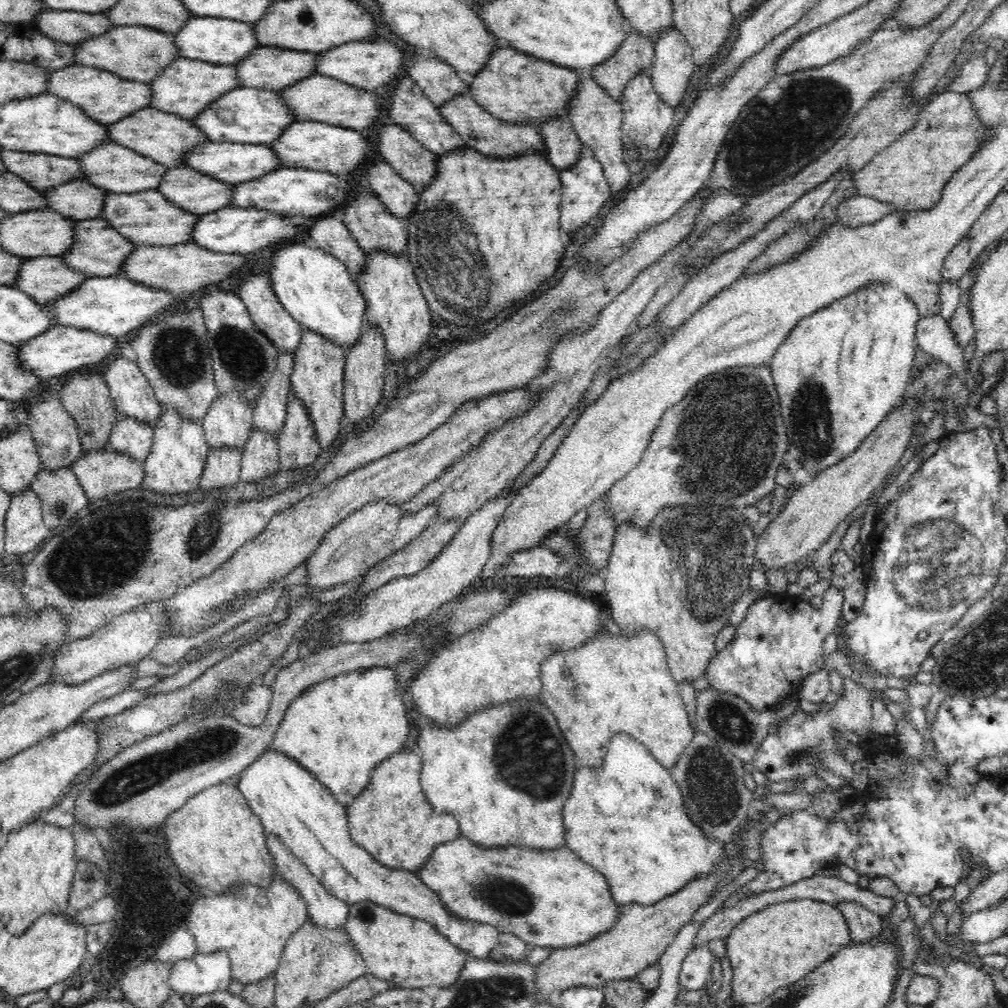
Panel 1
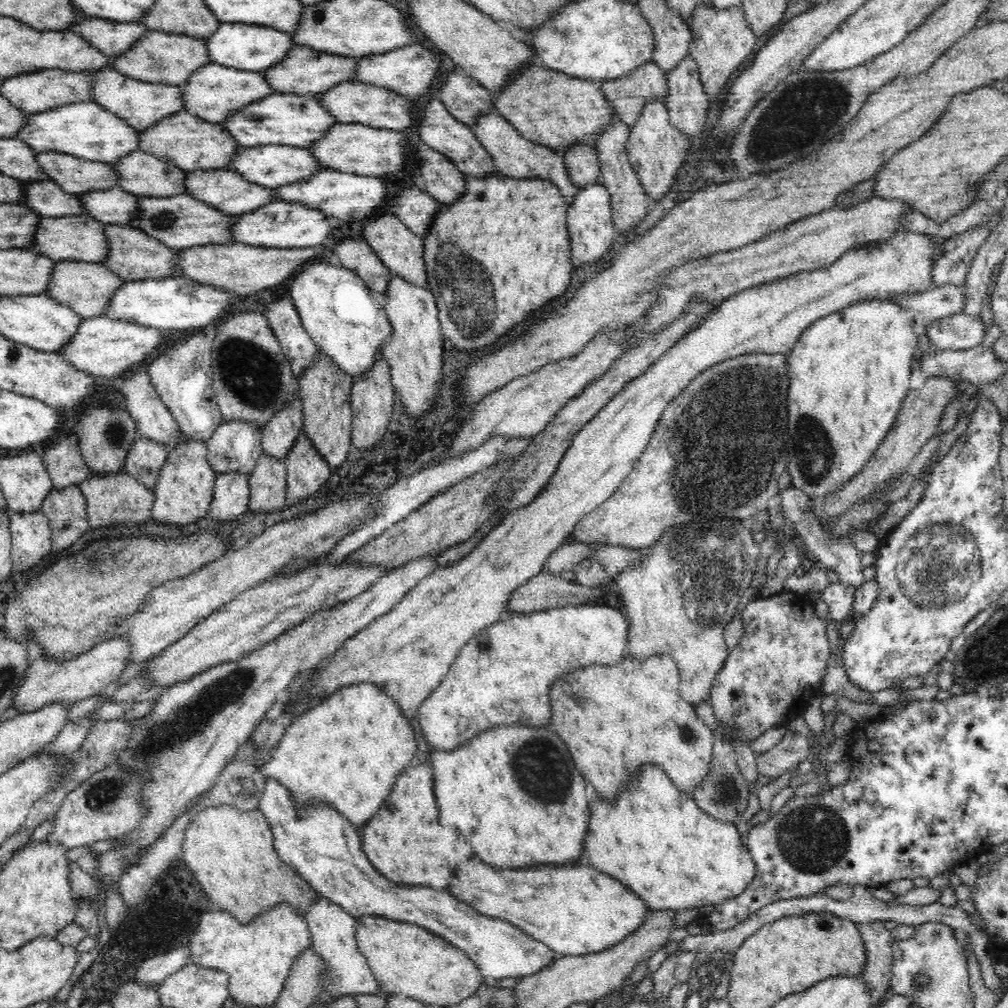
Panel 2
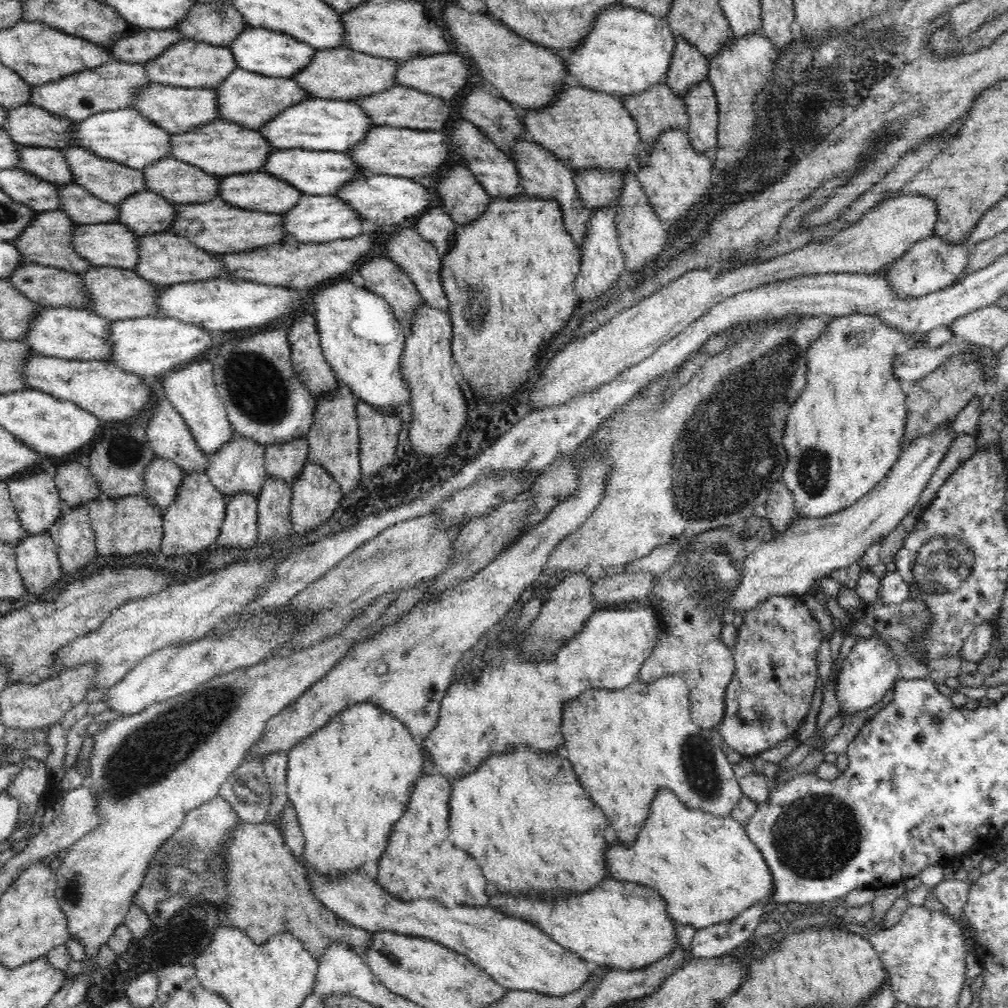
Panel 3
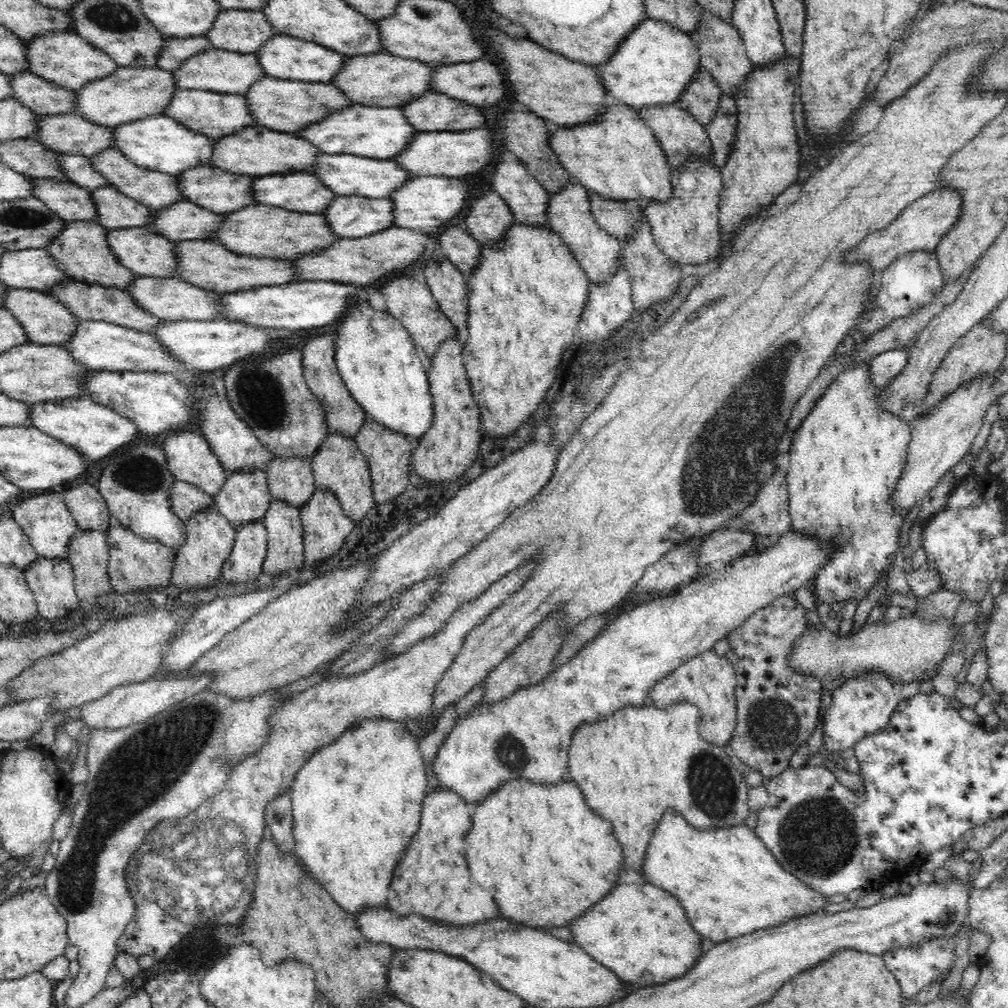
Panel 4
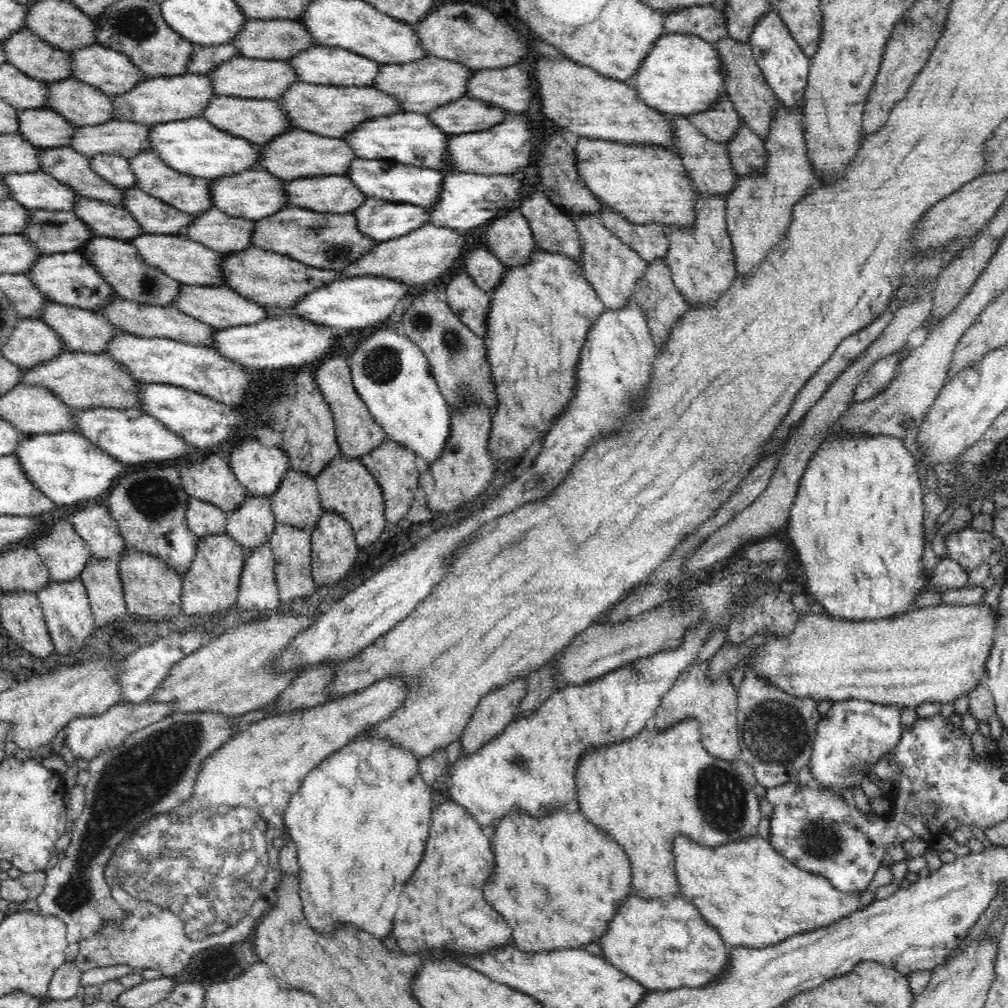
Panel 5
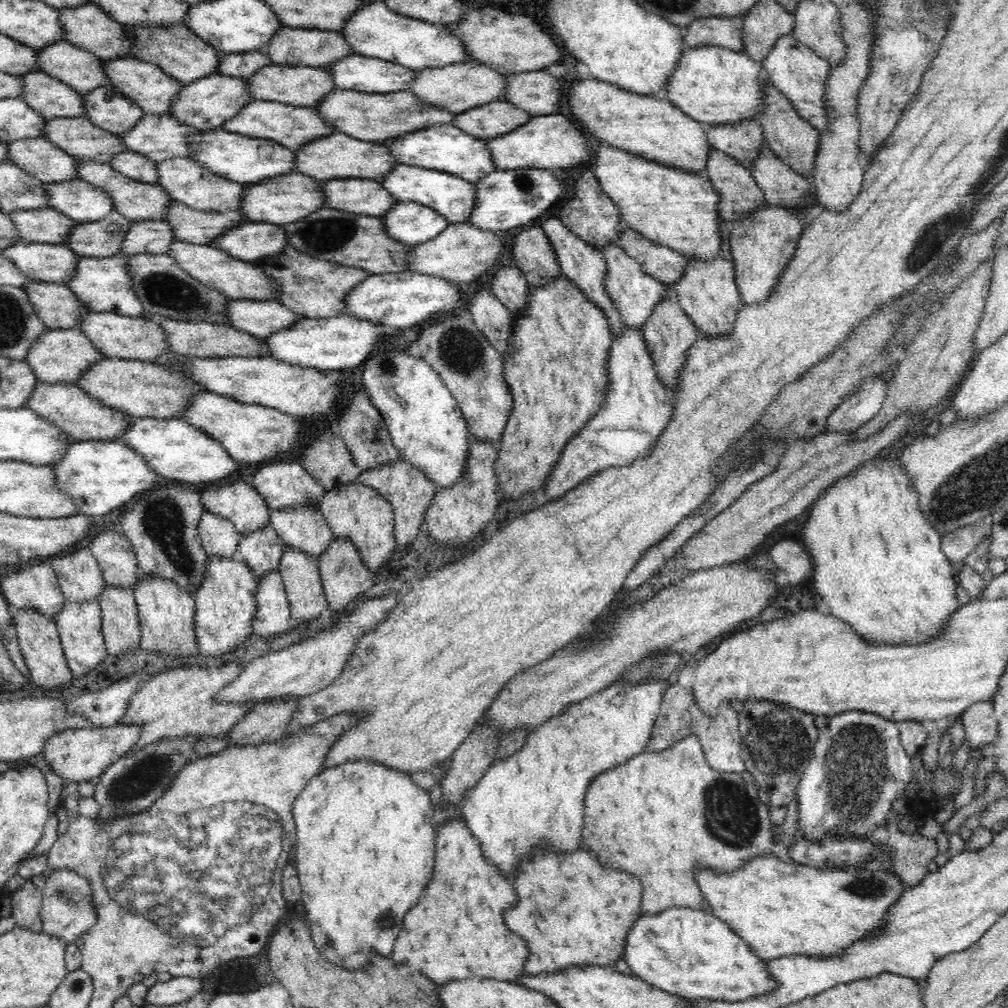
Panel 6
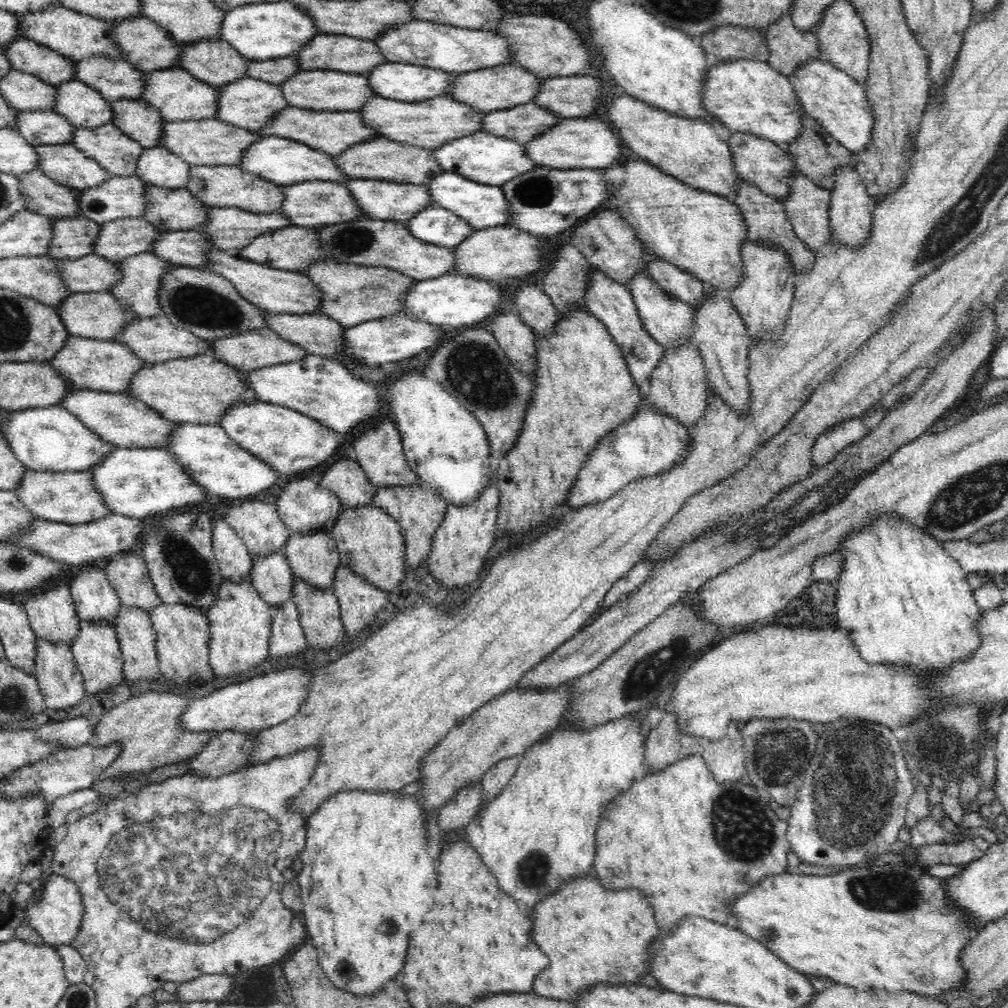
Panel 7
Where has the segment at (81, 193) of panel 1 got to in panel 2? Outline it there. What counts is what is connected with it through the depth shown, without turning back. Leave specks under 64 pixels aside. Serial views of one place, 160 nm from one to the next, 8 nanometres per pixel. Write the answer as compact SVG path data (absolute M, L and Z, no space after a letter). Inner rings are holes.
M118 186L79 194L87 215L105 225L129 225L138 212L139 198Z

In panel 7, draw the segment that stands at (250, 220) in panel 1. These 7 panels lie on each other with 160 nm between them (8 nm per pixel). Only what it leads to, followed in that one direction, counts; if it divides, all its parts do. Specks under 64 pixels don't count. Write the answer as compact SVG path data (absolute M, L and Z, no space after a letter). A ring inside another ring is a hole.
M438 206L423 208L405 223L418 240L449 249L463 243L476 229L453 212Z

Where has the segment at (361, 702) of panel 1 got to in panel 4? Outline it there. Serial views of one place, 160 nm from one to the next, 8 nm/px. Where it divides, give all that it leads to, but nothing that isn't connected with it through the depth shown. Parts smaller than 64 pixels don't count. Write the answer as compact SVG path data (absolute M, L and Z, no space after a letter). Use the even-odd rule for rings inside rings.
M364 719L359 723L354 723L352 728L346 729L334 742L319 748L296 773L292 783L289 793L292 797L294 854L297 860L303 864L303 868L306 868L324 890L330 893L333 900L341 908L344 908L344 911L353 914L353 916L358 916L366 908L373 908L373 910L374 908L388 908L387 898L390 882L392 882L392 870L396 868L394 862L398 862L402 858L402 852L406 850L410 838L415 835L420 826L421 808L427 793L428 783L426 781L426 766L418 743L419 740L416 739L416 735L408 730L403 721Z

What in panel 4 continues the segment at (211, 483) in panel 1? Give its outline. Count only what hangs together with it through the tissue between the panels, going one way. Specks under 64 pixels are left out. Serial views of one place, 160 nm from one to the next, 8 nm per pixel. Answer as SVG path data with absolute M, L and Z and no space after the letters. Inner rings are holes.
M252 521L237 528L233 551L224 561L222 582L254 582L263 573L267 553L267 530L263 521Z

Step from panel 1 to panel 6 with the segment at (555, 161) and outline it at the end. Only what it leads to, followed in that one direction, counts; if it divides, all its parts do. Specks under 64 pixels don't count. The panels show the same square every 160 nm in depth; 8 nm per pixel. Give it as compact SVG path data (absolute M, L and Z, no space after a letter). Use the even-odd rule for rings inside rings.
M623 228L617 242L650 276L674 286L684 274L687 258L664 245L645 239L633 228Z

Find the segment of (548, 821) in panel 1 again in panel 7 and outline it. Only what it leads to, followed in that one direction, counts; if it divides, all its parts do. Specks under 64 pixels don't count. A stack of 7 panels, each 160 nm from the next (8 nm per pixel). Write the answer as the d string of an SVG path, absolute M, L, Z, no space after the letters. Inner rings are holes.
M594 873L568 880L564 886L560 885L560 890L546 895L544 900L536 904L532 918L534 930L531 930L531 939L550 959L545 971L534 980L534 992L548 999L574 1004L584 989L596 984L640 985L642 978L650 975L647 948L662 935L654 910L640 889L606 890Z

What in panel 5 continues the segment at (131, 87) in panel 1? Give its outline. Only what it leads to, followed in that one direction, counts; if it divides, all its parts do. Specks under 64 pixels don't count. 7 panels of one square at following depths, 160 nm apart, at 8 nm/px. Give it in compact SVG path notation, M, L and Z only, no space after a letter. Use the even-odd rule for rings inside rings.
M226 95L211 96L207 107L201 114L201 118L207 120L212 126L228 133L230 136L238 136L254 144L266 144L272 138L291 129L293 124L285 118L283 108L272 99L249 99L231 97Z

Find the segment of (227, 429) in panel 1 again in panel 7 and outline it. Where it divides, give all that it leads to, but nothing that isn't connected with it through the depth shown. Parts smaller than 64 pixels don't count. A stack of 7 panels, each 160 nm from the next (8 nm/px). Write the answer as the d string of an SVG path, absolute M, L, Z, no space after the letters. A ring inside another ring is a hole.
M283 551L252 555L252 561L249 580L264 601L276 607L292 599L295 575Z

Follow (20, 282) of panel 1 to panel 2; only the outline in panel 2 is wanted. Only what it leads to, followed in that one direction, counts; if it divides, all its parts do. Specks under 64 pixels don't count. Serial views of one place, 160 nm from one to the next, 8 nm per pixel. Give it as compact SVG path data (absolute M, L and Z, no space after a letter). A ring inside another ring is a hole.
M57 261L51 270L46 296L68 305L84 319L104 316L109 307L111 296L124 282L120 276L100 263L78 261Z

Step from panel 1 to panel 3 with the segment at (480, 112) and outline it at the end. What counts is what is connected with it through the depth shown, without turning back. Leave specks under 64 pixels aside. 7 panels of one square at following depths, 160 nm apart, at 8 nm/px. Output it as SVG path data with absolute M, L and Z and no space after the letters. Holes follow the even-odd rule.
M529 138L528 141L526 139L518 139L513 144L513 149L508 155L513 160L513 163L516 164L516 169L520 173L520 184L524 187L528 196L536 199L554 199L556 204L560 205L562 219L566 223L566 231L578 243L578 248L581 250L581 244L587 233L591 210L584 206L583 200L578 194L574 171L568 169L549 150L540 146L540 143Z

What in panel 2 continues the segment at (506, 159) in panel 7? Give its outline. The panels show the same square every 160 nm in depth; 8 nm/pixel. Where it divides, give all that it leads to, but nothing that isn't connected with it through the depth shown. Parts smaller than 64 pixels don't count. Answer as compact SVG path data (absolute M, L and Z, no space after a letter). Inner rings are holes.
M274 91L271 95L230 113L221 125L242 147L288 145L307 148L308 145L321 139L328 128L338 123L340 122L337 122L331 112L328 112L327 108L324 108L314 97Z

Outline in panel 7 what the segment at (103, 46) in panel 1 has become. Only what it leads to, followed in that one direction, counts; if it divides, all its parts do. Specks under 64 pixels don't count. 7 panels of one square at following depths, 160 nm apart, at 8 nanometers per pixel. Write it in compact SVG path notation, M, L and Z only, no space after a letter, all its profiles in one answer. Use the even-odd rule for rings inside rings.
M300 69L299 73L282 81L279 87L290 105L313 111L358 111L372 95L376 95L364 74L340 71Z

